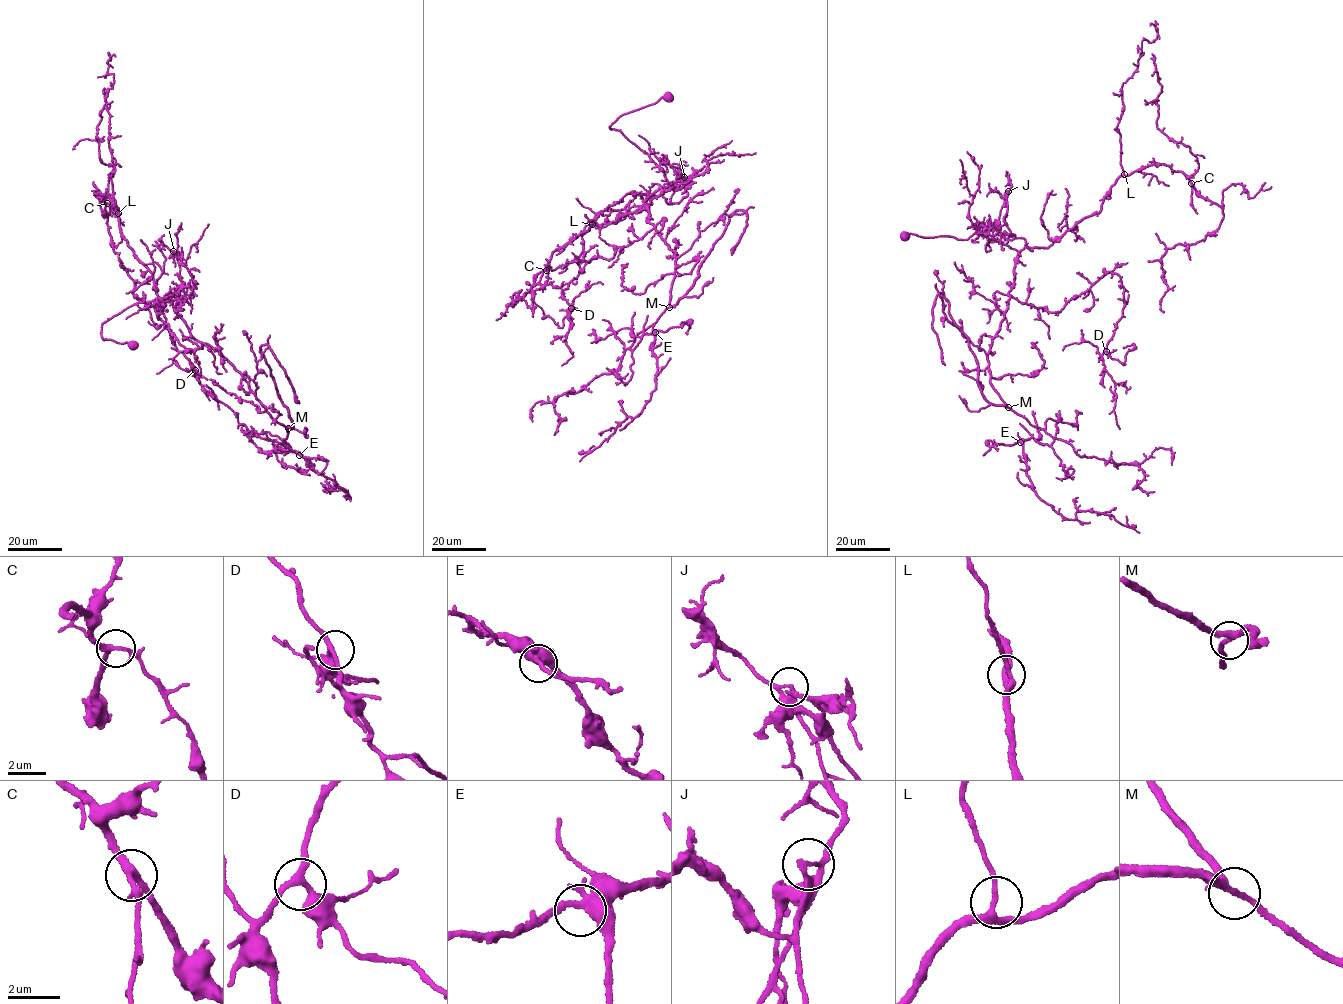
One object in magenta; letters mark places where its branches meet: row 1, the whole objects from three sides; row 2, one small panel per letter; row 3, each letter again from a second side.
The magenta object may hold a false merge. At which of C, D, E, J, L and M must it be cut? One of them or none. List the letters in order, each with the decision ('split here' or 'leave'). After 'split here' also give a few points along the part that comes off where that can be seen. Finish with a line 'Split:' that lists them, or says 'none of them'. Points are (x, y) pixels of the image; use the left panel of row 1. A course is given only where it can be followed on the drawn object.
C: leave
D: leave
E: leave
J: split here; foreign part runs (173, 250), (192, 275), (193, 286), (184, 298), (176, 292), (135, 303), (102, 325), (104, 340), (133, 346)
L: leave
M: leave
Split: J

